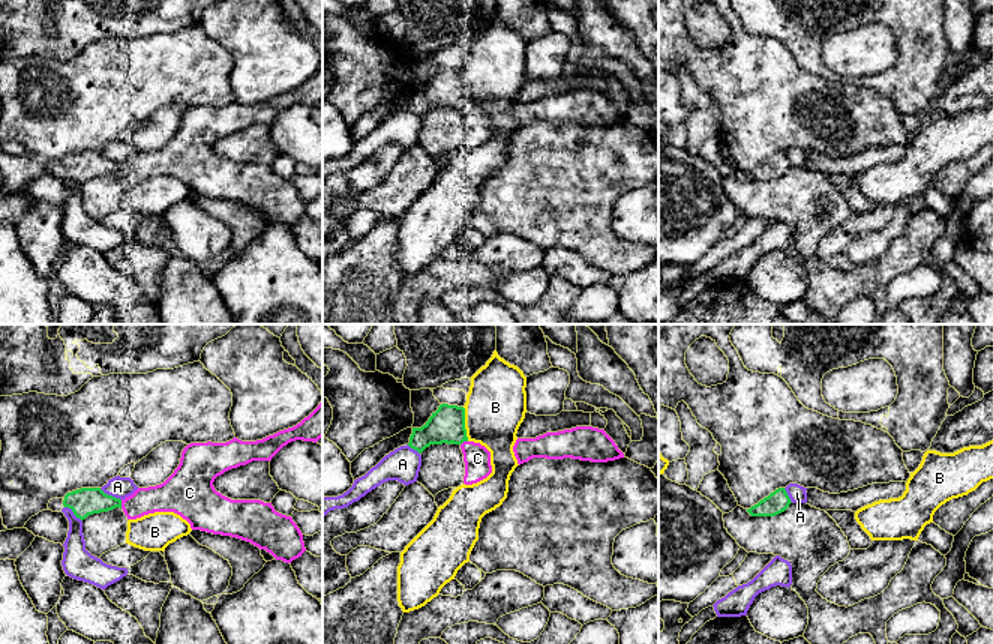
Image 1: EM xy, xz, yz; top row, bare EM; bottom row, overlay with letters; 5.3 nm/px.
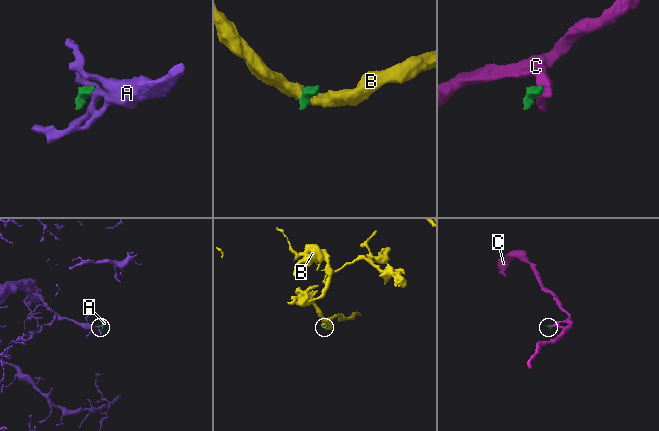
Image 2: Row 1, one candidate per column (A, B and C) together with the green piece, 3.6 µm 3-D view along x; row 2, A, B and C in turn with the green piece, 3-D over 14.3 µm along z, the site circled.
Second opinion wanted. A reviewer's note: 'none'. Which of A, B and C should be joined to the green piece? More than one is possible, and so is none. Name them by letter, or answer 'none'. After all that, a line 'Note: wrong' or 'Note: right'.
none
Note: right

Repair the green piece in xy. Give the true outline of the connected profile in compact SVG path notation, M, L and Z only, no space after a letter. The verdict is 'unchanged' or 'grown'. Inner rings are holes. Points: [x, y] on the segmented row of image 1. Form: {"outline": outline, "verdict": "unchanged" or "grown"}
{"outline": "M81 488L48 503L52 512L60 512L63 507L69 507L82 521L93 513L122 509L122 500L105 494L100 488Z", "verdict": "grown"}

